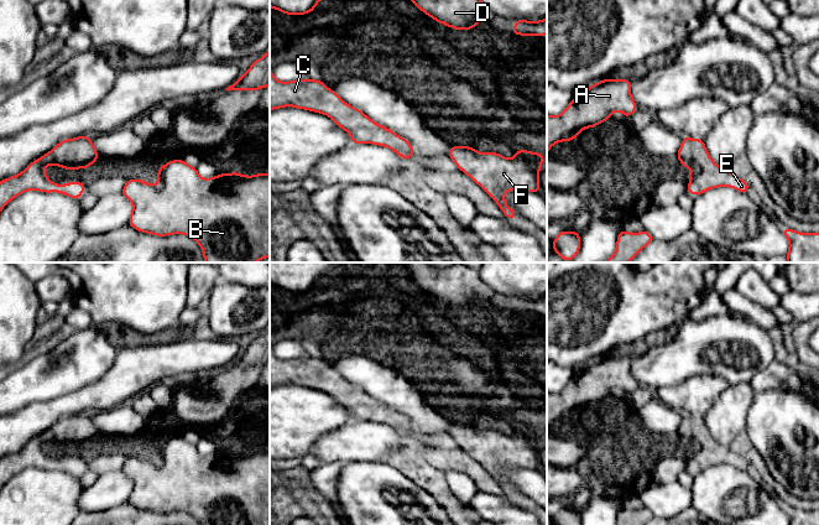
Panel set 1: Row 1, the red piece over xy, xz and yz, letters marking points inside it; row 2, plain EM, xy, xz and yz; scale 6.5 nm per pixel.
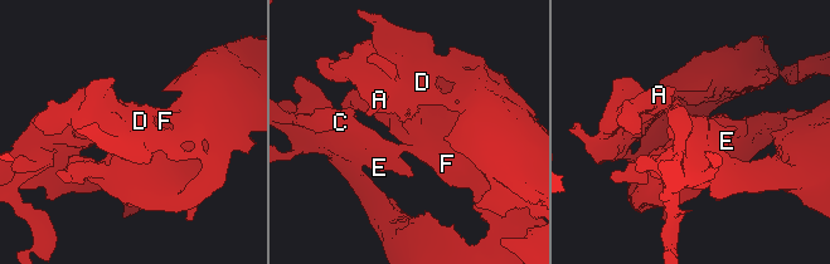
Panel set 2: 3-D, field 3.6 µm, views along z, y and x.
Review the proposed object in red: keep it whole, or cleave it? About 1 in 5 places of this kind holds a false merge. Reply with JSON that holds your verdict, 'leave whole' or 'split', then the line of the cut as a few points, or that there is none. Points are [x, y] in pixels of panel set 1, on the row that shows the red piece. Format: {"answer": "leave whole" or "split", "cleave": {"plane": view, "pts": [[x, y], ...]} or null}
{"answer": "leave whole", "cleave": null}

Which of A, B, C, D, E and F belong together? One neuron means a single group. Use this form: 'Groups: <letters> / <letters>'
Groups: A B C D E F

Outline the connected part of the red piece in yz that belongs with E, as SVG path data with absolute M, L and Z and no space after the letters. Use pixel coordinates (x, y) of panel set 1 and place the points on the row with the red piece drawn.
M683 136L677 158L683 167L690 170L688 193L700 196L705 191L716 187L732 187L736 191L747 193L750 186L730 170L721 168L710 157L704 140Z

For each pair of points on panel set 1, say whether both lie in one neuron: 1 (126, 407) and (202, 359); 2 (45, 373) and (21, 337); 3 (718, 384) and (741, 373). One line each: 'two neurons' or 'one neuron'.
1: two neurons
2: two neurons
3: two neurons

